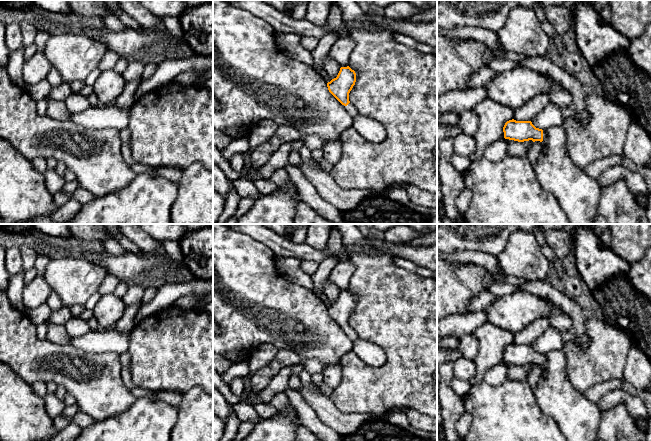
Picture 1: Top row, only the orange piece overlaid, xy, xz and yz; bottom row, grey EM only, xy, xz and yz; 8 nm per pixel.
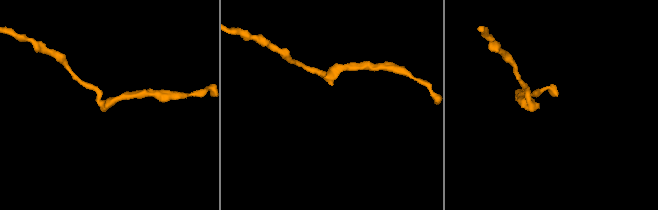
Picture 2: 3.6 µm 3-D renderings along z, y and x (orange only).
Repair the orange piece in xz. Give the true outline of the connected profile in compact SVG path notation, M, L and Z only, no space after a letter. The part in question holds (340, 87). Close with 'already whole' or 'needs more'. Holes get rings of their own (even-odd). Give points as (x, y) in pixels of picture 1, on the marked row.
M349 66L341 67L336 78L327 83L329 92L344 106L346 111L354 117L357 109L349 101L349 93L356 82L356 73Z; needs more

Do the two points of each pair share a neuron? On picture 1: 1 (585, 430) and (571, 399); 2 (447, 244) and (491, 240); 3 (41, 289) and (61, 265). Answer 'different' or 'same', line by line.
1: same
2: same
3: different

